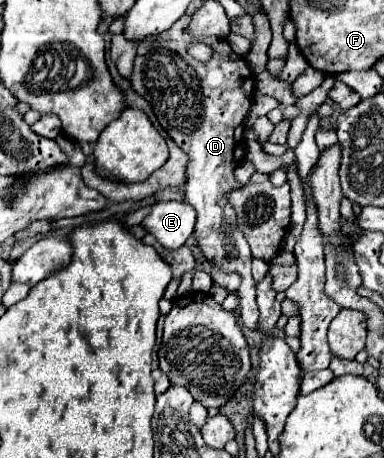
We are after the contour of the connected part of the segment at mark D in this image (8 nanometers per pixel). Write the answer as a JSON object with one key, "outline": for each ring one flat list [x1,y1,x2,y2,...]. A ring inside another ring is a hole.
{"outline":[[180,17,162,37,148,37,138,43,138,55,134,61,134,75,130,79,132,89,144,97,162,129,172,141,188,155,186,165,186,189,184,203,196,211,194,239,206,261,214,263,226,273,238,273,242,277,236,289,240,297,240,321,246,329,256,331,258,307,250,273,250,247,236,227,236,211,228,201,228,193,240,189,242,183,234,179,238,163,244,161,245,121,250,111,250,93,254,91,254,73,244,65,244,59,236,55,224,39,208,37,206,43,214,49,214,57,208,63,198,63,190,57,190,35,184,31,190,17]]}

